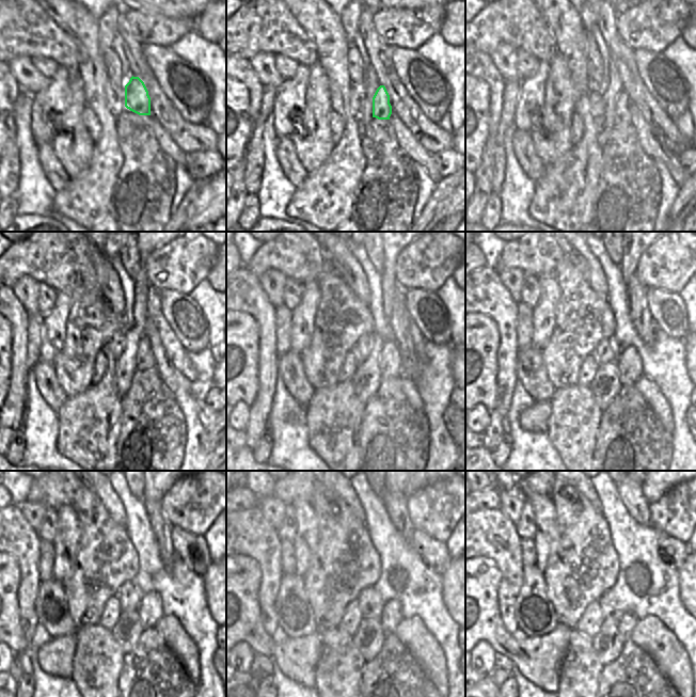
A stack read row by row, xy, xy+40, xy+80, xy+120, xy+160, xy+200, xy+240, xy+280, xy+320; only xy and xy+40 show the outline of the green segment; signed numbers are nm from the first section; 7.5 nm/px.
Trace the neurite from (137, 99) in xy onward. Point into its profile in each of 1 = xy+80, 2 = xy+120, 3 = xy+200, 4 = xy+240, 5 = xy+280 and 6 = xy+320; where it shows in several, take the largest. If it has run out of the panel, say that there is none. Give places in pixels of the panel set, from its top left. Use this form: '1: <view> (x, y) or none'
1: xy+80 (621, 113)
2: xy+120 (144, 360)
3: xy+200 (629, 362)
4: xy+240 (151, 611)
5: xy+280 (391, 615)
6: xy+320 (628, 621)

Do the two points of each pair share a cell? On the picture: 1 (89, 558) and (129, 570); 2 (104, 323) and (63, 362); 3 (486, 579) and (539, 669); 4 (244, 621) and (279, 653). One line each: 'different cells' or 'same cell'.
1: same cell
2: same cell
3: same cell
4: same cell

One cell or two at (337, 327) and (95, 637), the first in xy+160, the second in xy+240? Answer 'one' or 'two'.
two

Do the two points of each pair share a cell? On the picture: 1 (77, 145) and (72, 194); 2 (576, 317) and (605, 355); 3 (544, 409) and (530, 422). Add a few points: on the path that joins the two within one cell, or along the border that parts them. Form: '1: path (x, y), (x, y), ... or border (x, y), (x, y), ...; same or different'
1: border (91, 160), (84, 170), (69, 179); different
2: border (611, 338), (603, 338), (591, 353); different
3: path (541, 411), (533, 418); same

